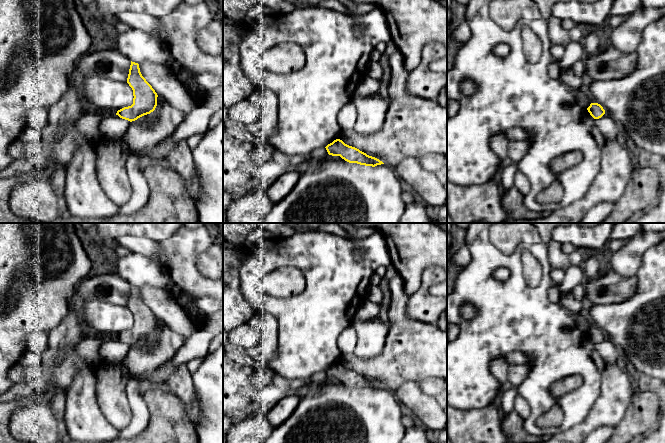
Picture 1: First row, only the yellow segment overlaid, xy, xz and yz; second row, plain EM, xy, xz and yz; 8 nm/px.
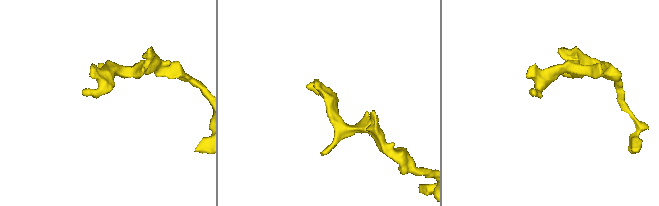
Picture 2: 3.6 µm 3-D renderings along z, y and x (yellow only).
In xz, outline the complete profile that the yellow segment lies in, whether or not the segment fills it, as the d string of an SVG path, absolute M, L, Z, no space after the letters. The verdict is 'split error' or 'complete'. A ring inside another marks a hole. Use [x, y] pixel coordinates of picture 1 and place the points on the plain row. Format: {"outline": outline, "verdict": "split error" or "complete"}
{"outline": "M336 363L328 368L326 374L329 379L340 380L342 383L349 387L357 387L365 390L375 391L384 388L379 383L369 380L359 373L345 368L342 364Z", "verdict": "complete"}

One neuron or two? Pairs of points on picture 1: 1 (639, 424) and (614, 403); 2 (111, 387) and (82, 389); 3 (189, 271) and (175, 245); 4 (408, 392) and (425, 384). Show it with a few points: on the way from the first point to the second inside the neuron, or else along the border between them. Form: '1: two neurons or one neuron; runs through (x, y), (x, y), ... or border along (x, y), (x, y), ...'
1: two neurons; border along (635, 390), (625, 414), (615, 427)
2: two neurons; border along (94, 378), (95, 398), (100, 411)
3: one neuron; runs through (183, 265), (181, 263), (181, 251)
4: two neurons; border along (415, 381), (425, 393), (433, 397)

